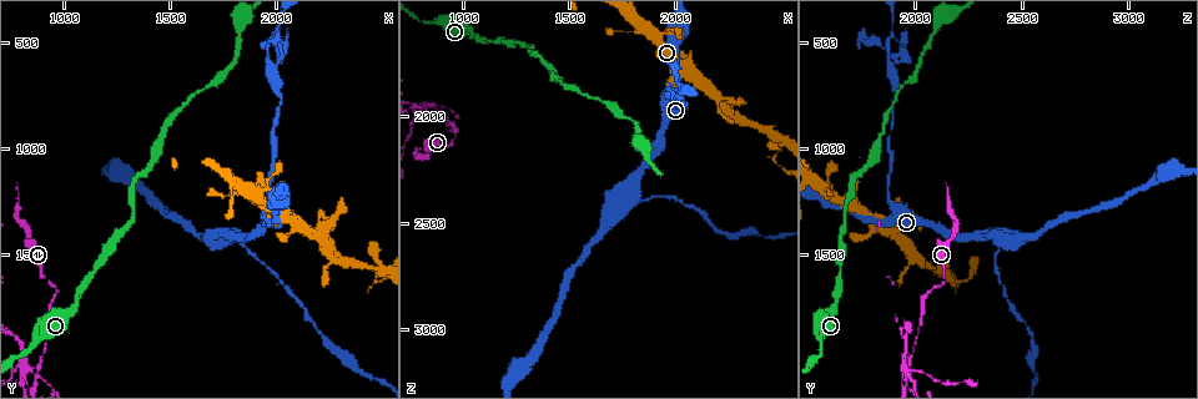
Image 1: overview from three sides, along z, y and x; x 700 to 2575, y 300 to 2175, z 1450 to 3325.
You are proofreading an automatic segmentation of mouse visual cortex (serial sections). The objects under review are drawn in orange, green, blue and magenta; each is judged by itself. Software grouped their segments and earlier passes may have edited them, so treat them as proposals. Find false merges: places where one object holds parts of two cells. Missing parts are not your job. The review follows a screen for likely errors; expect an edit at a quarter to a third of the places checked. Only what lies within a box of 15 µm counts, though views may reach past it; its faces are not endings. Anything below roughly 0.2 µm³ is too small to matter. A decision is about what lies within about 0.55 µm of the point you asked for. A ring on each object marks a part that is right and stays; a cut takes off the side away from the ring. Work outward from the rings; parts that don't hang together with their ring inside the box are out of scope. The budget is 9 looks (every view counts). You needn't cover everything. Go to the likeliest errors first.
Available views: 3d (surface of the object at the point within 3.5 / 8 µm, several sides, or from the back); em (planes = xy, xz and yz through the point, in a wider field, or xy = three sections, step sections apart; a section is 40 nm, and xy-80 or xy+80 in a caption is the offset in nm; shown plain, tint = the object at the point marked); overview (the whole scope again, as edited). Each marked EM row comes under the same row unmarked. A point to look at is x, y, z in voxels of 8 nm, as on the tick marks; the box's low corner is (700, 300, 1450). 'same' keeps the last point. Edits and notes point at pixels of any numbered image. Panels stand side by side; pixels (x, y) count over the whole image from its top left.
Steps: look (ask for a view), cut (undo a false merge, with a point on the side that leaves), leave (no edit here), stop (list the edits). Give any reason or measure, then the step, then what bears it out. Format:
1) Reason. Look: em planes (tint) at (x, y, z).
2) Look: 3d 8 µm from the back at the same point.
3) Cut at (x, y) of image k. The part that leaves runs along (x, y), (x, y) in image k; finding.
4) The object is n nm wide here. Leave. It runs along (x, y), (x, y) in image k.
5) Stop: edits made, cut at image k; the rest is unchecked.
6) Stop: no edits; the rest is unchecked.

Abrupt turn. Look: 3d 3.5 µm at (2490, 1630, 2230).

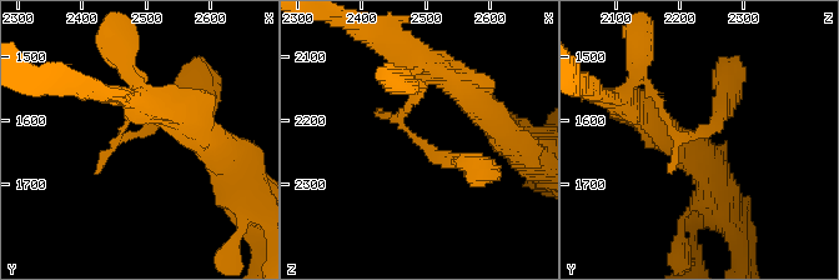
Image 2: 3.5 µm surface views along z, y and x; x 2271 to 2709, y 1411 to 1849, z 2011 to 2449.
Shape alone is not enough. Look: em xy step 5 (tint) at (2495, 1620, 2240).

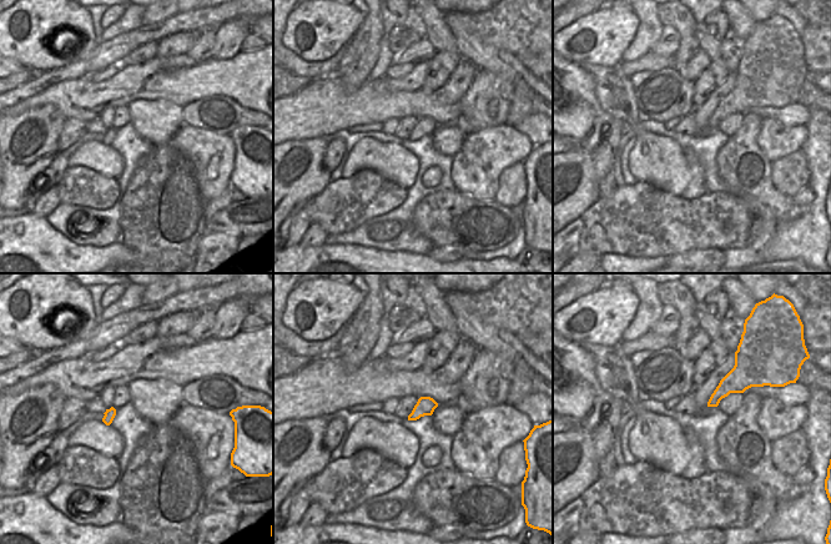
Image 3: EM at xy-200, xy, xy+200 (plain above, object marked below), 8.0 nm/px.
Cut it another way. Look: em xy step 3 (tint) at the same point.

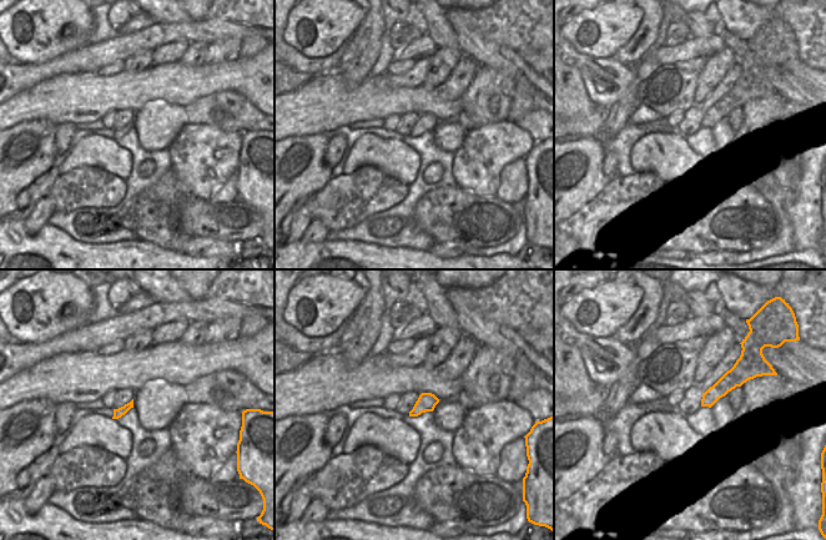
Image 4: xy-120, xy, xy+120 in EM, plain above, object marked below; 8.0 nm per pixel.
Leave. It runs along (416, 90), (401, 125), (470, 164) in image 2; continuous, no second cell.

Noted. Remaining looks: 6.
Thick turns thin. Look: 3d 8 µm at (1790, 1410, 2370).

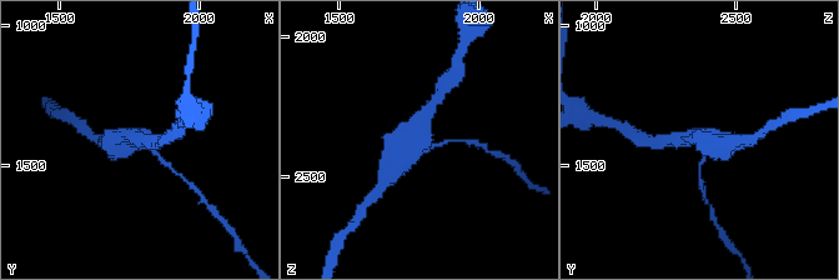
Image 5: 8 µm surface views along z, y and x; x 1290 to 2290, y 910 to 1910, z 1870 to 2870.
Look: em xy step 3 (tint) at the same point.

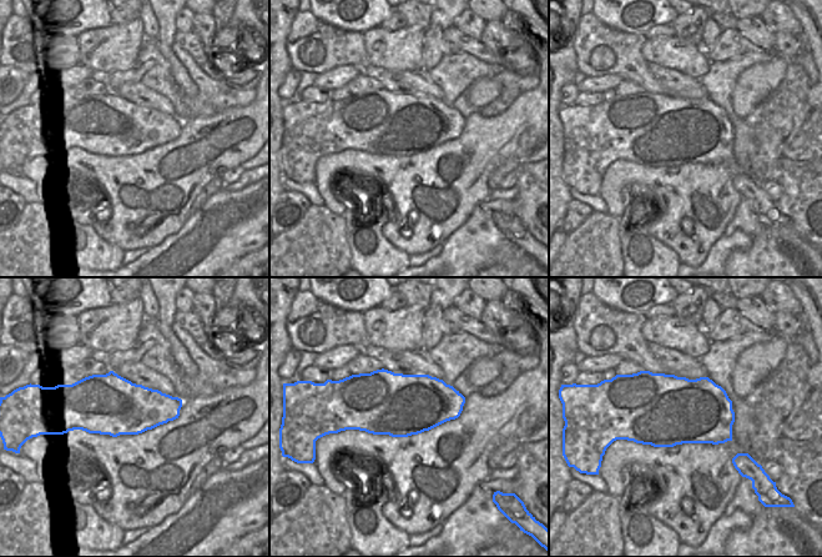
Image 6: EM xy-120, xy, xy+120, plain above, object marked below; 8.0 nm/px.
Leave. It runs along (428, 109), (392, 168) in image 5; all the same cell.

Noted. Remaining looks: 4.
Calibre changes. Look: 3d 8 µm at (1960, 580, 1880).

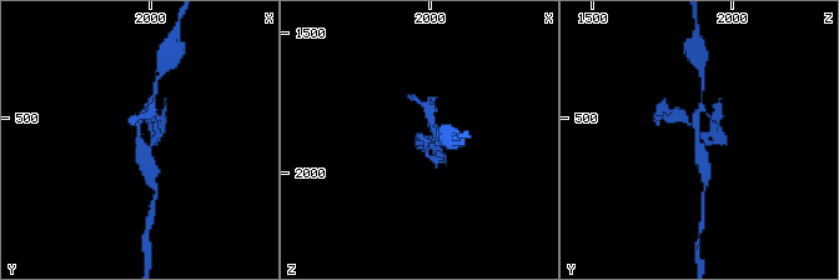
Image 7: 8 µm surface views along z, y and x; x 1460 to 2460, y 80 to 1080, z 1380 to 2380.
Shape alone is not enough. Look: em xy step 3 (tint) at (1960, 590, 1870).

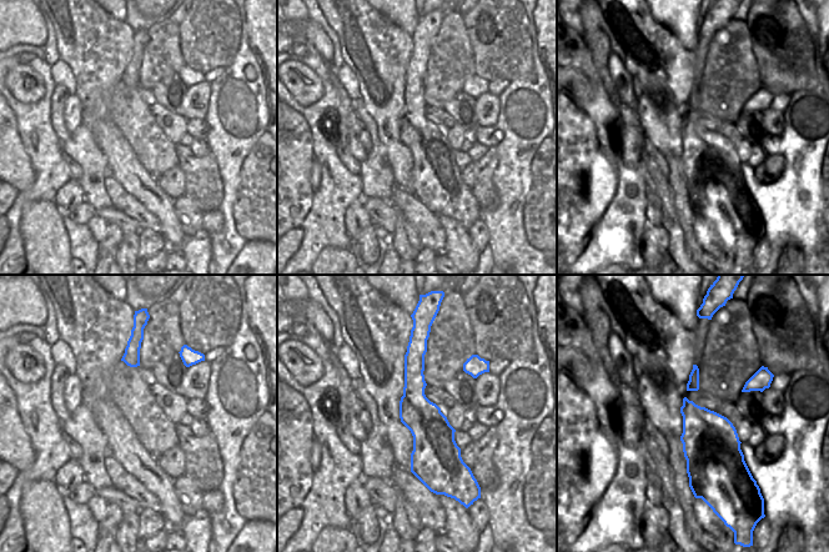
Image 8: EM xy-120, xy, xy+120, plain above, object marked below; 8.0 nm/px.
Leave. It runs along (152, 174), (139, 143), (145, 109) in image 7; one cell here.

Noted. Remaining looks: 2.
Stop: no edits; the rest is unchecked.

